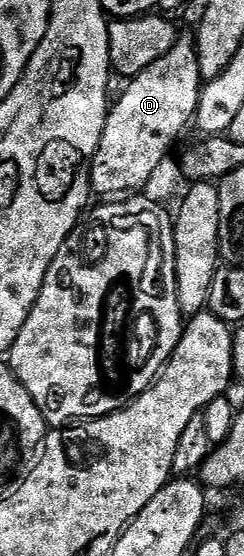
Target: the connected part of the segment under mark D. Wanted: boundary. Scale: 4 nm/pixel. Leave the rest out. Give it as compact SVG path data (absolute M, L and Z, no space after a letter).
M176 39L175 44L153 66L145 66L141 74L130 77L127 89L119 101L110 105L105 130L101 134L101 142L95 151L95 157L91 159L91 175L89 188L92 193L100 192L100 197L115 198L120 194L135 194L143 190L153 174L153 170L168 159L171 146L175 139L183 132L186 124L190 125L195 119L195 111L199 105L199 89L201 77L197 66L197 54L194 43L190 39Z

